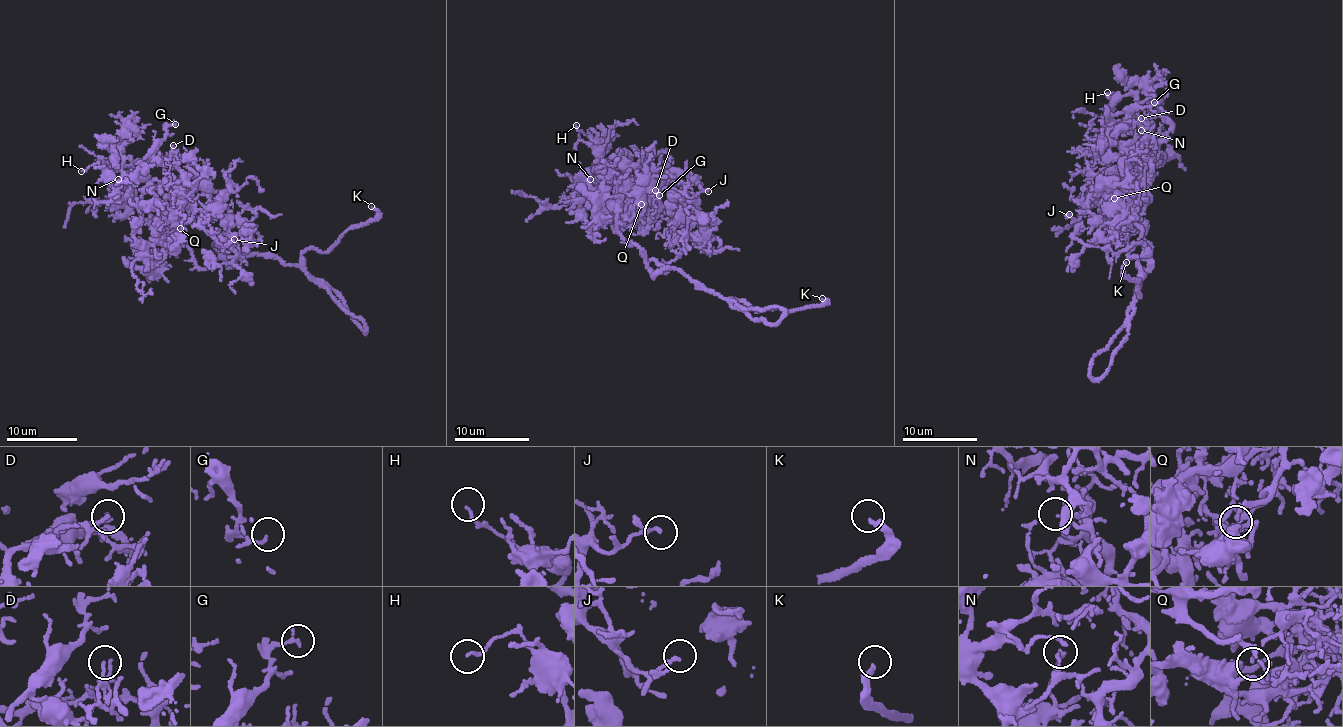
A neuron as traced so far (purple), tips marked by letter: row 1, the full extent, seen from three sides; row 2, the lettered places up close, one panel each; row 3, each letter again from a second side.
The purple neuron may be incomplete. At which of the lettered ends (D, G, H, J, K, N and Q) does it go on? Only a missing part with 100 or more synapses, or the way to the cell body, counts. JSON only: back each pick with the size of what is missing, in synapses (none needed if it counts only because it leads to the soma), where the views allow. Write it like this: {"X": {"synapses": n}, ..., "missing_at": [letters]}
{"missing_at": ["K"]}

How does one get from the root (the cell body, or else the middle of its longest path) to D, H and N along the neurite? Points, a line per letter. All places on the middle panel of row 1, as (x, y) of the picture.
D: (631, 245), (614, 211), (631, 202), (651, 211), (650, 171), (679, 173), (665, 172), (655, 190)
H: (631, 245), (617, 230), (617, 217), (611, 219), (599, 192), (609, 184), (598, 158), (600, 147), (576, 125)
N: (631, 245), (617, 230), (617, 217), (611, 219), (599, 192), (608, 181), (598, 184), (590, 179)

